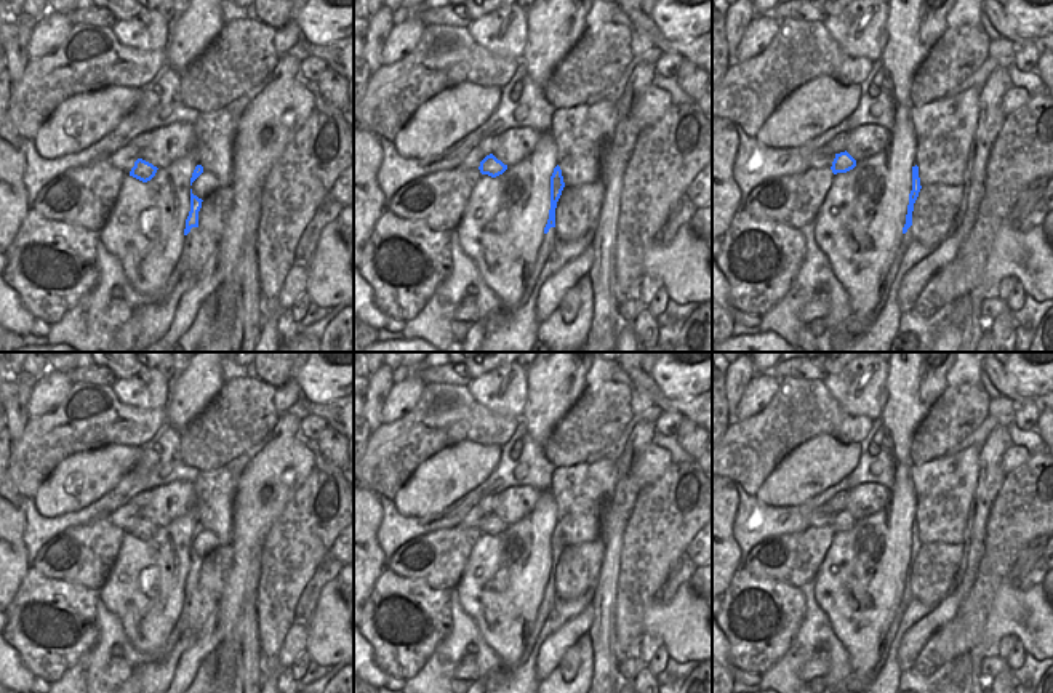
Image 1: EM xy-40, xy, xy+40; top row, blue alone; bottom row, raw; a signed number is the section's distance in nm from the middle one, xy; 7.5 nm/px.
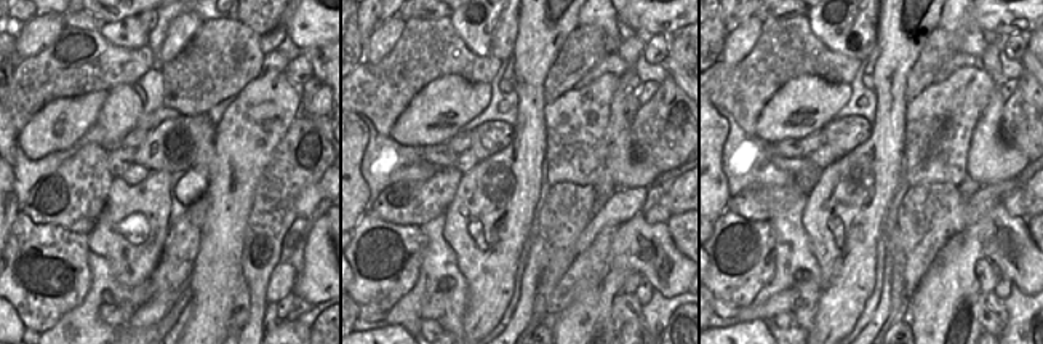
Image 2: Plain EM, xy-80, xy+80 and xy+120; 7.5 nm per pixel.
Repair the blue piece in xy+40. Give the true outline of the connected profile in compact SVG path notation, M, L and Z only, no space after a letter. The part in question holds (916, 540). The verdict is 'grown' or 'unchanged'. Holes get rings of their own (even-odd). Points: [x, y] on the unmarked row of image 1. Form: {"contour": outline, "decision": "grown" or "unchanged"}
{"contour": "M912 525L912 549L909 552L909 563L907 563L907 573L906 573L906 583L903 586L903 592L907 591L907 587L912 584L912 570L914 570L914 562L919 555L922 544L920 544L920 536L919 536L919 525Z", "decision": "unchanged"}

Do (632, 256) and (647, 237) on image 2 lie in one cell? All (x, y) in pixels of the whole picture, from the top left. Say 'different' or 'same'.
same

